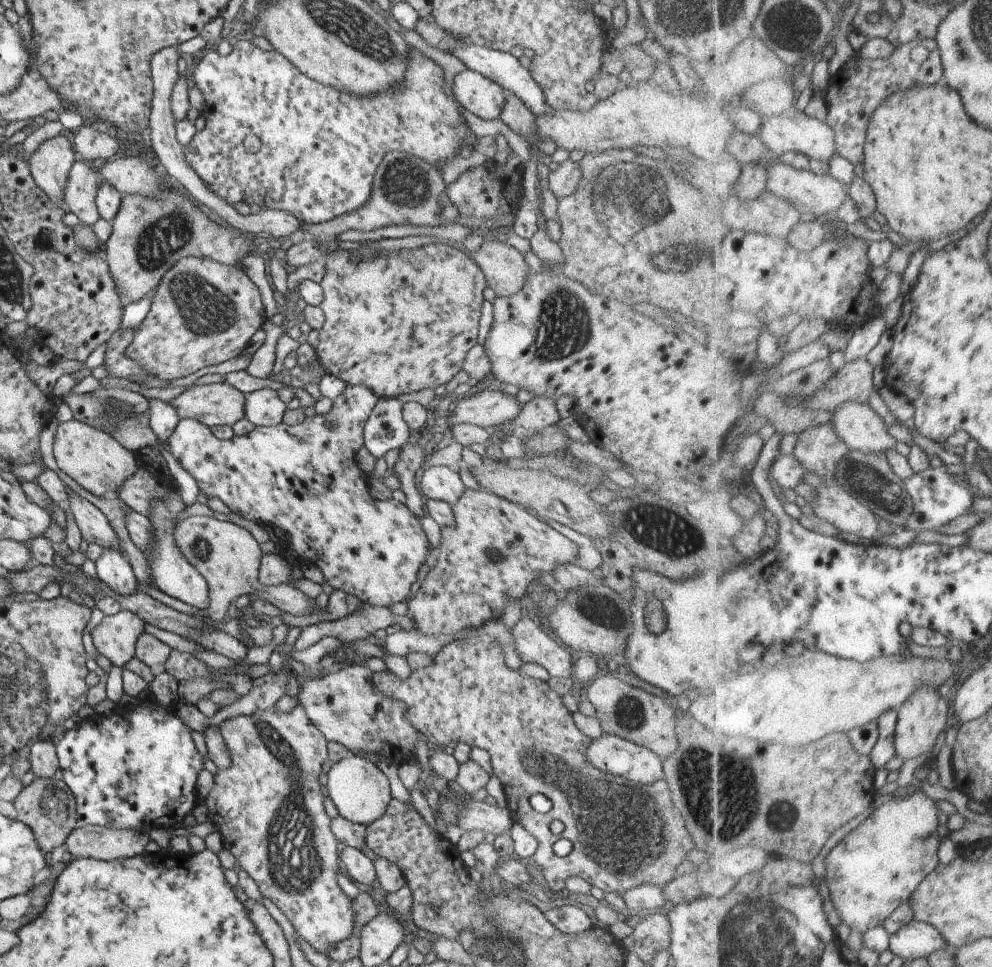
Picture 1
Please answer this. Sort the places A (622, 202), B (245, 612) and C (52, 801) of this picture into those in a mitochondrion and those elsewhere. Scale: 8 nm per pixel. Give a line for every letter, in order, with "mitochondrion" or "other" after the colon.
A: mitochondrion
B: other
C: mitochondrion

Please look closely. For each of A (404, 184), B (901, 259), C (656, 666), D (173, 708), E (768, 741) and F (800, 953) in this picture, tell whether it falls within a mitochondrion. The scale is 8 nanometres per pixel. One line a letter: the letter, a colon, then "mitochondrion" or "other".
A: mitochondrion
B: other
C: other
D: other
E: other
F: mitochondrion

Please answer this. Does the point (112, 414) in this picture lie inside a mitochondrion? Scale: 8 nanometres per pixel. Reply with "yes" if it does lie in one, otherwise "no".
yes

